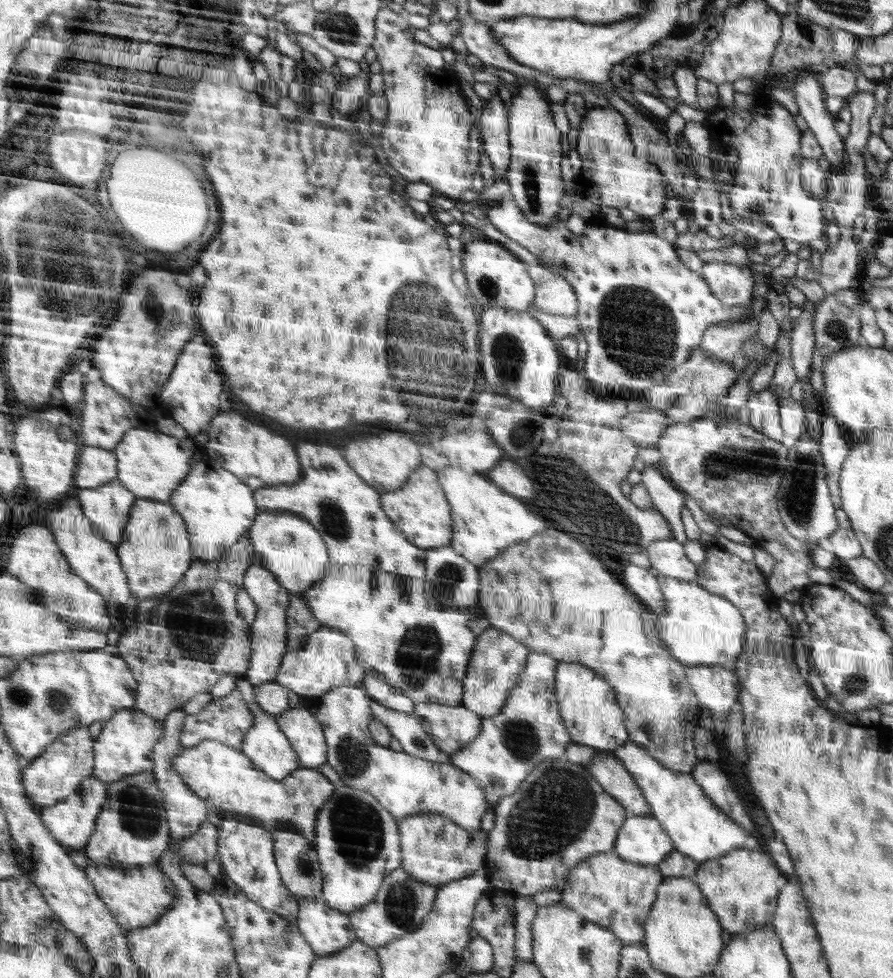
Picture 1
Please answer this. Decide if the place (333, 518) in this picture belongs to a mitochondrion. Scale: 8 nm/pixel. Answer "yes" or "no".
yes

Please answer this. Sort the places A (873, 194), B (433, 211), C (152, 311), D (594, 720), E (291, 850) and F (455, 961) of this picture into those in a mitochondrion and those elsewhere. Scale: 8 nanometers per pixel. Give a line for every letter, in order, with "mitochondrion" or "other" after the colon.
A: other
B: other
C: mitochondrion
D: other
E: other
F: other

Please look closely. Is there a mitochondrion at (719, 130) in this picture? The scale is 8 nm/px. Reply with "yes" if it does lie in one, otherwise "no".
no

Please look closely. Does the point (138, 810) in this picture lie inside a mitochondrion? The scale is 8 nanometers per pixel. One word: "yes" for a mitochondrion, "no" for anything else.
yes

